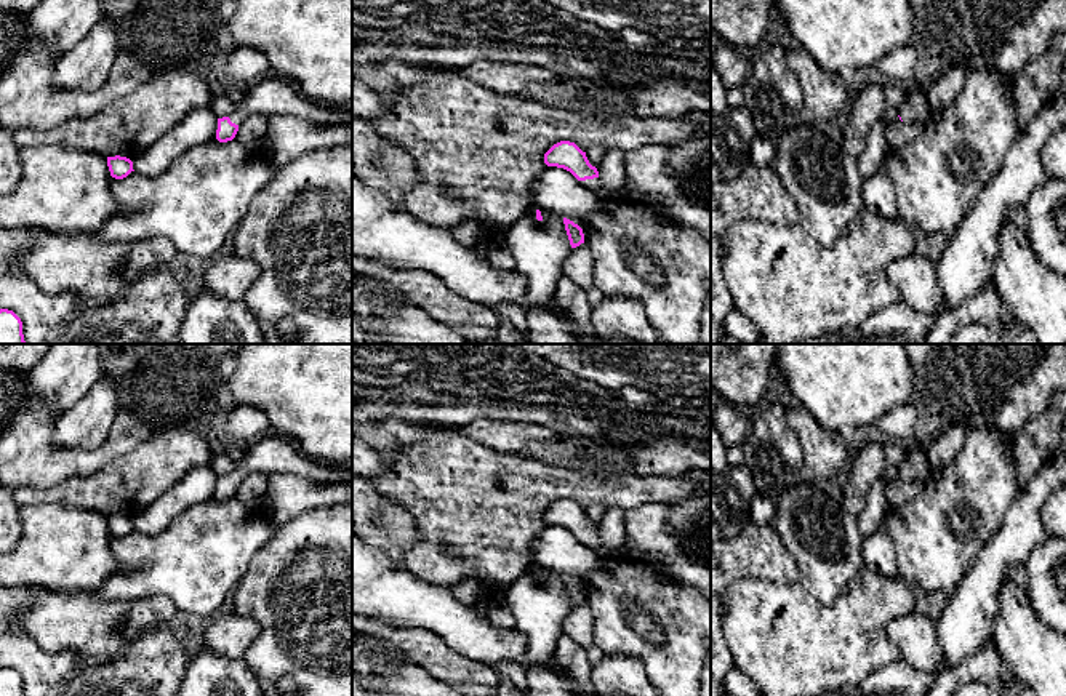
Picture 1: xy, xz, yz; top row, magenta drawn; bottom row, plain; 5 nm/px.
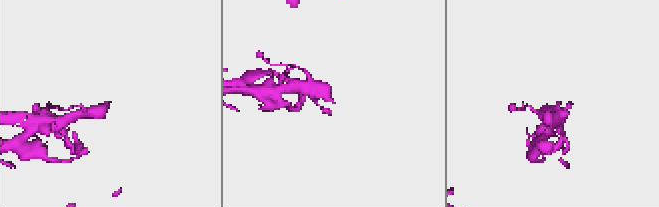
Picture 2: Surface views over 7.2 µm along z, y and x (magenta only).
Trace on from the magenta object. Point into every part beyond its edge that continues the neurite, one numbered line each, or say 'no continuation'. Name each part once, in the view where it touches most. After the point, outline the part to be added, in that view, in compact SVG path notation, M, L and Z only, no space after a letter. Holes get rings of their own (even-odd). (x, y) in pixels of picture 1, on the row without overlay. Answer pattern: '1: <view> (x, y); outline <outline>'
1: xz (594, 543); outline M594 536L594 538L579 539L579 542L597 554L600 549L602 539L600 536Z

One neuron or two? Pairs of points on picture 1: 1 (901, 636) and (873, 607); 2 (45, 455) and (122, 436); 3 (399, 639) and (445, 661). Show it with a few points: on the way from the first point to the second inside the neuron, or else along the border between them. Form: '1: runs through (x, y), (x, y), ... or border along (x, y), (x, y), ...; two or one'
1: border along (914, 610), (895, 618), (885, 631), (903, 658); two
2: runs through (64, 461), (93, 461), (103, 455); one
3: runs through (410, 640), (434, 656); one

